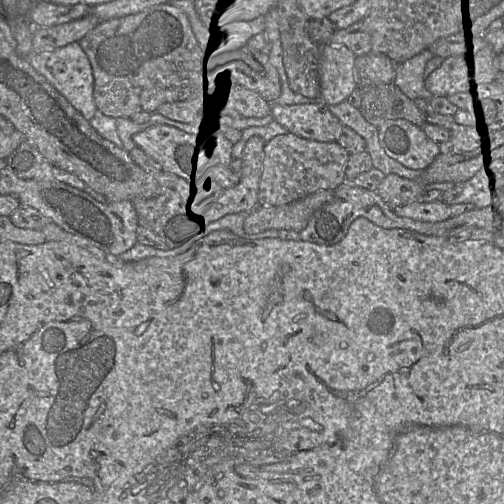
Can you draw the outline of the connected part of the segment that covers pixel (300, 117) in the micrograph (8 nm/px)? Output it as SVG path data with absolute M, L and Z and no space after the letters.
M321 102L317 104L271 105L273 120L289 133L317 142L336 142L342 133L343 124Z

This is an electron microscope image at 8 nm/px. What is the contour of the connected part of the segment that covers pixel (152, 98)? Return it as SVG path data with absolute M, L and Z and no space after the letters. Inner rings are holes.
M170 2L158 4L150 7L137 14L124 16L121 18L114 18L108 21L100 22L97 27L91 30L85 37L83 37L79 44L87 55L94 77L94 101L97 109L103 114L113 118L130 118L133 114L139 111L155 112L158 107L164 103L176 102L180 100L189 99L190 89L194 84L198 83L200 74L203 70L203 49L202 43L199 42L195 36L187 15L178 7L172 5Z

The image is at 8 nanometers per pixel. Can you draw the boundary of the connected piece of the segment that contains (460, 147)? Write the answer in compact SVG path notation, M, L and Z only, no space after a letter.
M453 122L448 130L449 139L439 144L440 153L459 154L469 153L481 146L483 140L487 138L490 131L475 126L458 124Z

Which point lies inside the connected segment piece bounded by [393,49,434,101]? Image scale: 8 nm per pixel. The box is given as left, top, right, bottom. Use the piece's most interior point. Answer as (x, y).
(409, 75)

